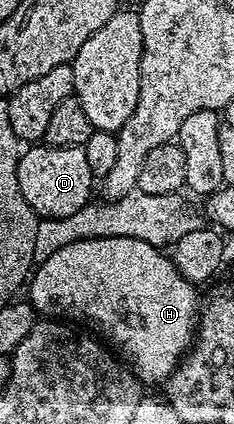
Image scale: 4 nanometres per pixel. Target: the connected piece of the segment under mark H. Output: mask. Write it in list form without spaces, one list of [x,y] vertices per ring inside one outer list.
[[[133,238],[78,240],[58,248],[54,256],[35,267],[26,286],[27,297],[41,315],[56,320],[77,318],[80,322],[89,322],[97,330],[95,333],[123,359],[141,383],[160,384],[176,371],[180,359],[194,341],[194,331],[198,325],[198,302],[196,306],[196,290],[192,287],[195,285],[181,274],[175,261],[164,253],[161,247]]]

